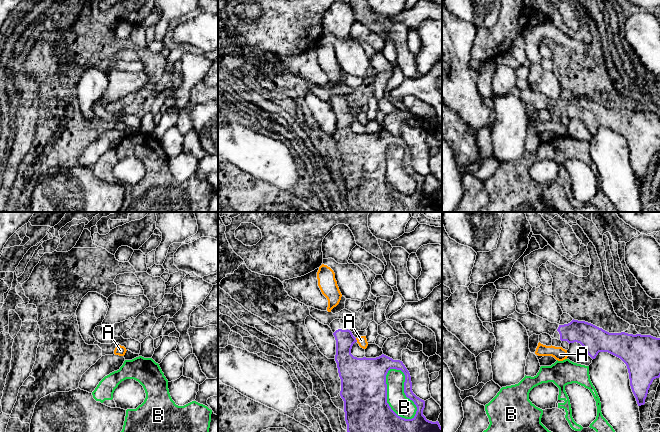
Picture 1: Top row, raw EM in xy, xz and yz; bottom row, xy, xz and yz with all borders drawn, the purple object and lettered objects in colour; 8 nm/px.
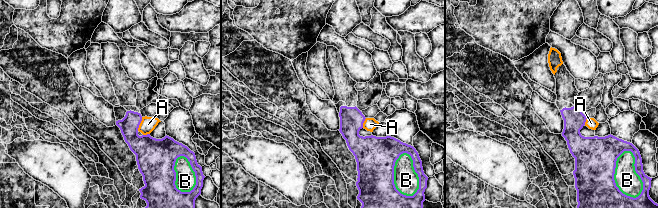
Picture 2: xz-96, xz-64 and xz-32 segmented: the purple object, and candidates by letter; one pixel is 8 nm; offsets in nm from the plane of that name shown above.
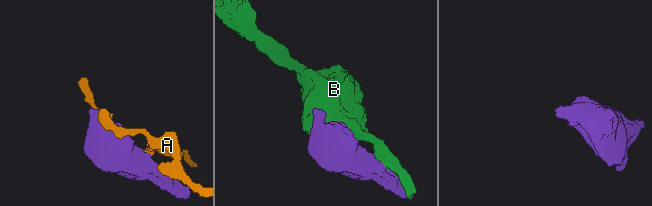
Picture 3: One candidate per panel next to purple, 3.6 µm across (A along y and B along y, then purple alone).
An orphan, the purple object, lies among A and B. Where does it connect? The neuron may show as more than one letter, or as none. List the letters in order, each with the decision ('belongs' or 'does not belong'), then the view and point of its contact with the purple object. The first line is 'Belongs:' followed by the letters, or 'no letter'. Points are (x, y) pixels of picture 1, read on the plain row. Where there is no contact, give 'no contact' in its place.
Belongs: no letter
A: does not belong; meets purple in xz at (356, 116)
B: does not belong; meets purple in xz at (404, 166)

